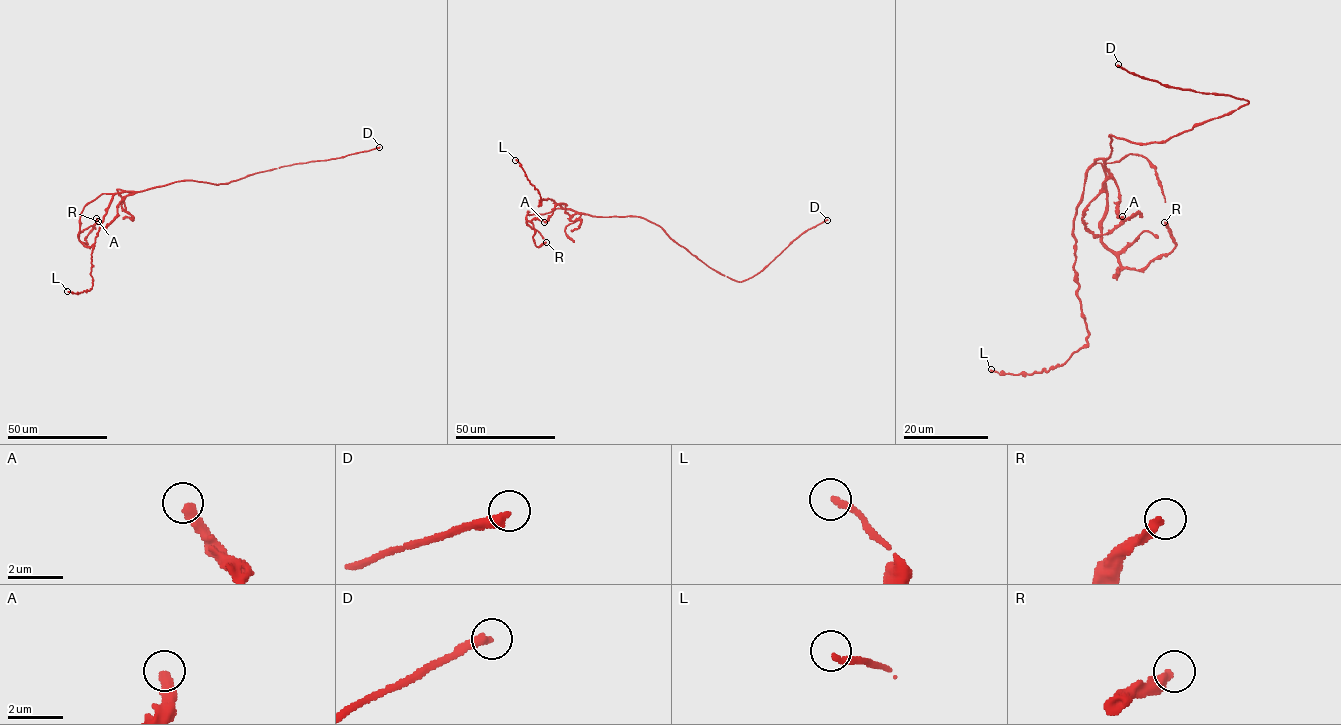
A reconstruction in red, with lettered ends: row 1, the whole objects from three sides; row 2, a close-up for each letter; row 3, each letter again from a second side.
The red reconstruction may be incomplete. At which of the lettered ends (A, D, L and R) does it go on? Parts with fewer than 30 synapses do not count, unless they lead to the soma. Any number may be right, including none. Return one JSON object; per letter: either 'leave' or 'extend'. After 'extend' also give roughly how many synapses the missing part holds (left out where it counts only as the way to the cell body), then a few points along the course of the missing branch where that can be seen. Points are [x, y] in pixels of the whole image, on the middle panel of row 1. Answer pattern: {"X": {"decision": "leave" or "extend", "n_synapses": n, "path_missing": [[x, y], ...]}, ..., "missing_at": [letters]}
{"A": {"decision": "leave"}, "D": {"decision": "extend", "n_synapses": 150}, "L": {"decision": "leave"}, "R": {"decision": "leave"}, "missing_at": ["D"]}

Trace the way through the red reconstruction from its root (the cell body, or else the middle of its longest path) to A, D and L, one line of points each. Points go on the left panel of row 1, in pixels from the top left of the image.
A: (193, 180), (178, 181), (128, 194), (118, 204), (117, 215), (105, 227), (96, 218)
D: (193, 180), (227, 184), (281, 166), (342, 158), (379, 147)
L: (193, 180), (116, 193), (95, 238), (91, 254), (92, 287), (77, 293), (67, 291)

